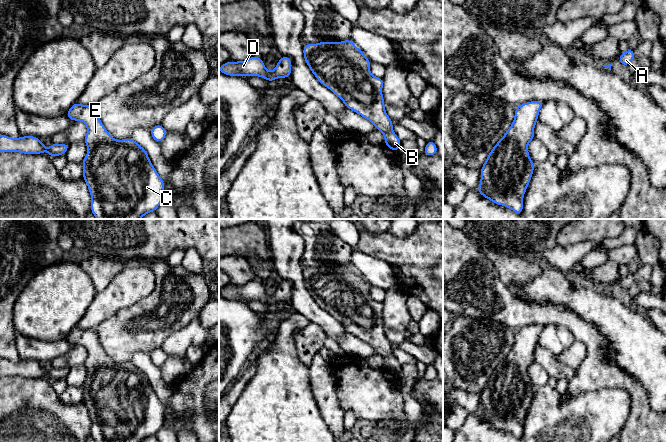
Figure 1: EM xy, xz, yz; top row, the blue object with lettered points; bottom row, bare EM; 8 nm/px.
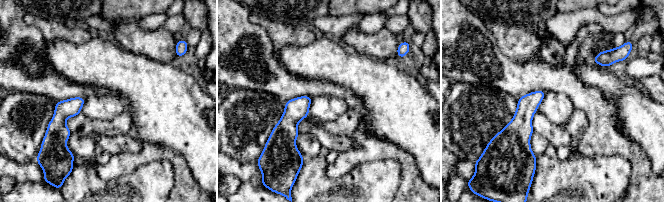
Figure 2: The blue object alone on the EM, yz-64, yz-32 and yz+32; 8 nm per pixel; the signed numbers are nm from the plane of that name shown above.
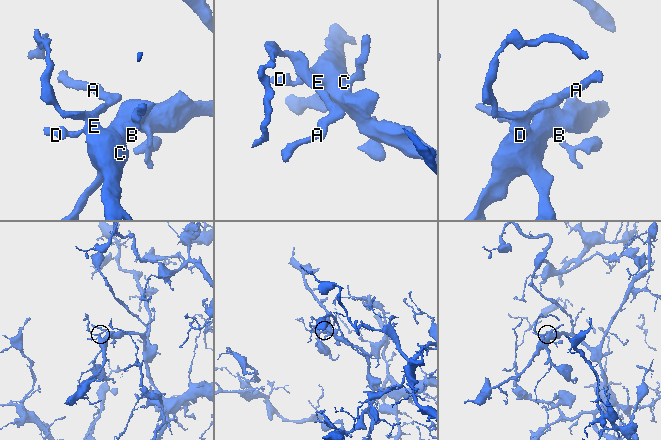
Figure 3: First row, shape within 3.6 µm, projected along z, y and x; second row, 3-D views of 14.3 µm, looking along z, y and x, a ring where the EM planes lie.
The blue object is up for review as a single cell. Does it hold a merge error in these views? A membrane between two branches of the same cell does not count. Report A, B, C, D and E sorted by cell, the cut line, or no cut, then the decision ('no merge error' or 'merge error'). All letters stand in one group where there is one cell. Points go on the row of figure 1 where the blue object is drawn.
A B C D E; no cut; no merge error

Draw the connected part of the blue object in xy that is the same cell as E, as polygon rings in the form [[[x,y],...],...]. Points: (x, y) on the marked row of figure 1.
[[[76,102],[68,110],[66,116],[71,121],[82,121],[87,126],[87,135],[83,141],[88,147],[88,152],[81,164],[83,166],[82,178],[92,198],[91,213],[97,219],[141,219],[147,213],[155,212],[164,200],[164,180],[152,165],[147,151],[132,138],[115,140],[101,122],[96,105],[85,106]]]

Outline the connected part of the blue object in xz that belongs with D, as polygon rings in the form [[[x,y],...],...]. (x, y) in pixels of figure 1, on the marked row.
[[[252,56],[245,61],[228,61],[219,68],[219,71],[228,76],[259,76],[270,83],[277,78],[289,78],[291,75],[292,61],[287,56],[282,56],[276,68],[270,72],[265,68],[262,58]]]

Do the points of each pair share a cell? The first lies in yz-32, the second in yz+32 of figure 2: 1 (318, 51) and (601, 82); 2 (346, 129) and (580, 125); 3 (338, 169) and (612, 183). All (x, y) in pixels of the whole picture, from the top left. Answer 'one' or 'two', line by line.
1: one
2: one
3: two

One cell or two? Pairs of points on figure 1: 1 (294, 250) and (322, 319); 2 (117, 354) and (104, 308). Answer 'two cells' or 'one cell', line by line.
1: one cell
2: two cells

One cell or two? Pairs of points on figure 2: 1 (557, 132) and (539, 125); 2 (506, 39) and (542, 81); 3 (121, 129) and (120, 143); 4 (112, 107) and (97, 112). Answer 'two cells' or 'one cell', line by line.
1: one cell
2: two cells
3: two cells
4: one cell

